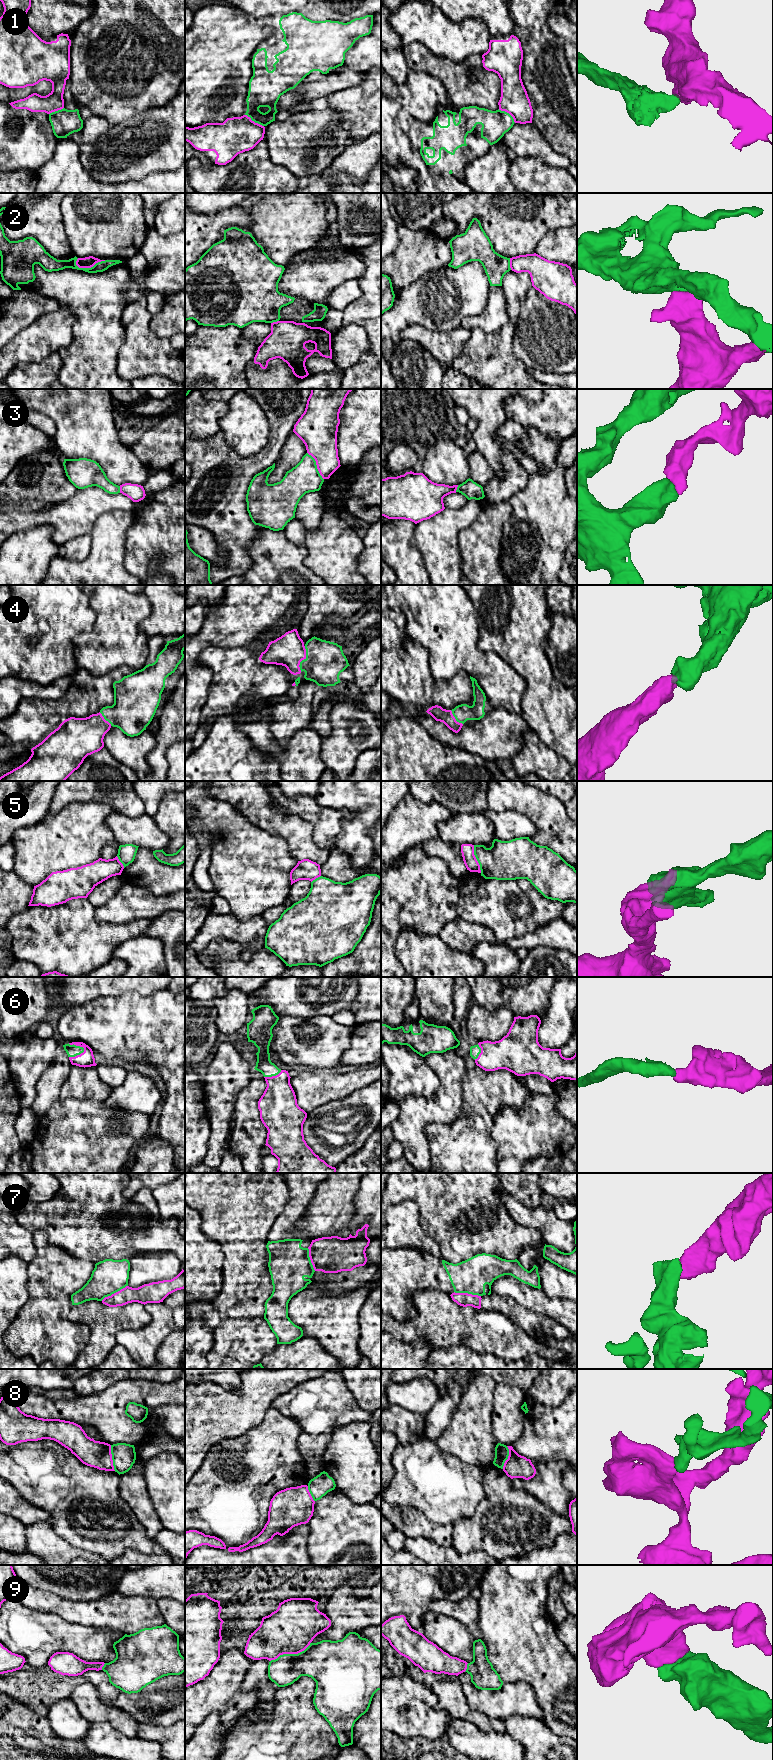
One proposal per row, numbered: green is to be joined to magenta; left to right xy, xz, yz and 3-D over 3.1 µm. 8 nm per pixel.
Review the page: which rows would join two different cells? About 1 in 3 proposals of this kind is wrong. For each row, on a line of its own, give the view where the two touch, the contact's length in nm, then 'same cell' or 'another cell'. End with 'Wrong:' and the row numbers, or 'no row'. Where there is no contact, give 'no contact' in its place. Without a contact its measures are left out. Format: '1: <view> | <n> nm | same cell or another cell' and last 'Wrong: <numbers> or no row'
1: xz | 180 nm | another cell
2: xy | 260 nm | another cell
3: xz | 260 nm | another cell
4: xz | 220 nm | same cell
5: yz | 240 nm | another cell
6: xy | 150 nm | same cell
7: yz | 220 nm | another cell
8: xy | 220 nm | another cell
9: xz | 360 nm | same cell
Wrong: 1, 2, 3, 5, 7, 8

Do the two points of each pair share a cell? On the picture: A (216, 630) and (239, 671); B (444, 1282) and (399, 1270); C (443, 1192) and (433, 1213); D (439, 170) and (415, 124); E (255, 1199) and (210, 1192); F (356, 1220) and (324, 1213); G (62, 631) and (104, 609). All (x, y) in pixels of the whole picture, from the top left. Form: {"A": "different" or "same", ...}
{"A": "different", "B": "same", "C": "same", "D": "same", "E": "same", "F": "different", "G": "different"}

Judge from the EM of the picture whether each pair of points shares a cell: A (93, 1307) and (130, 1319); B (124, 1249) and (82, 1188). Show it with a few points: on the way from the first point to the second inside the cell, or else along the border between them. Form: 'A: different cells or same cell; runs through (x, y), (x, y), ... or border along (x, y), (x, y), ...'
A: same cell; runs through (102, 1316), (104, 1318), (121, 1318)
B: same cell; runs through (108, 1233), (101, 1229), (87, 1215), (87, 1204)

